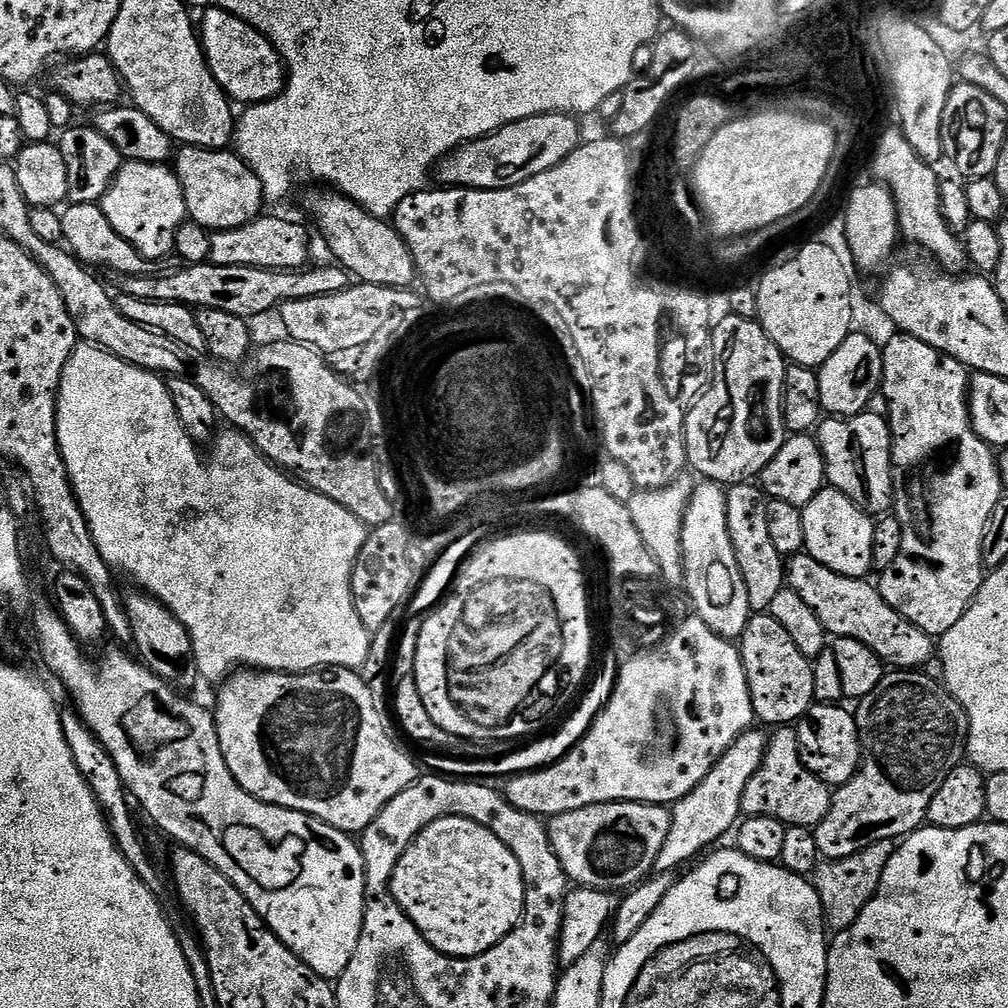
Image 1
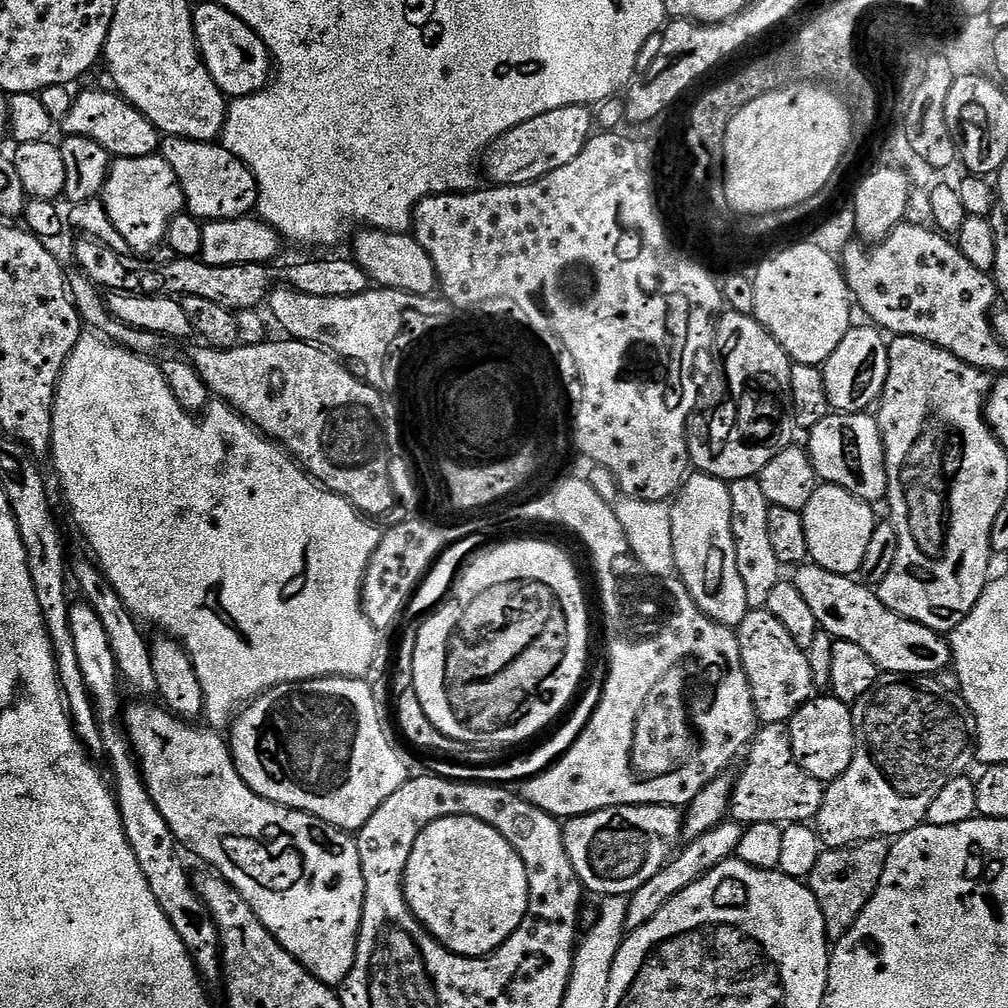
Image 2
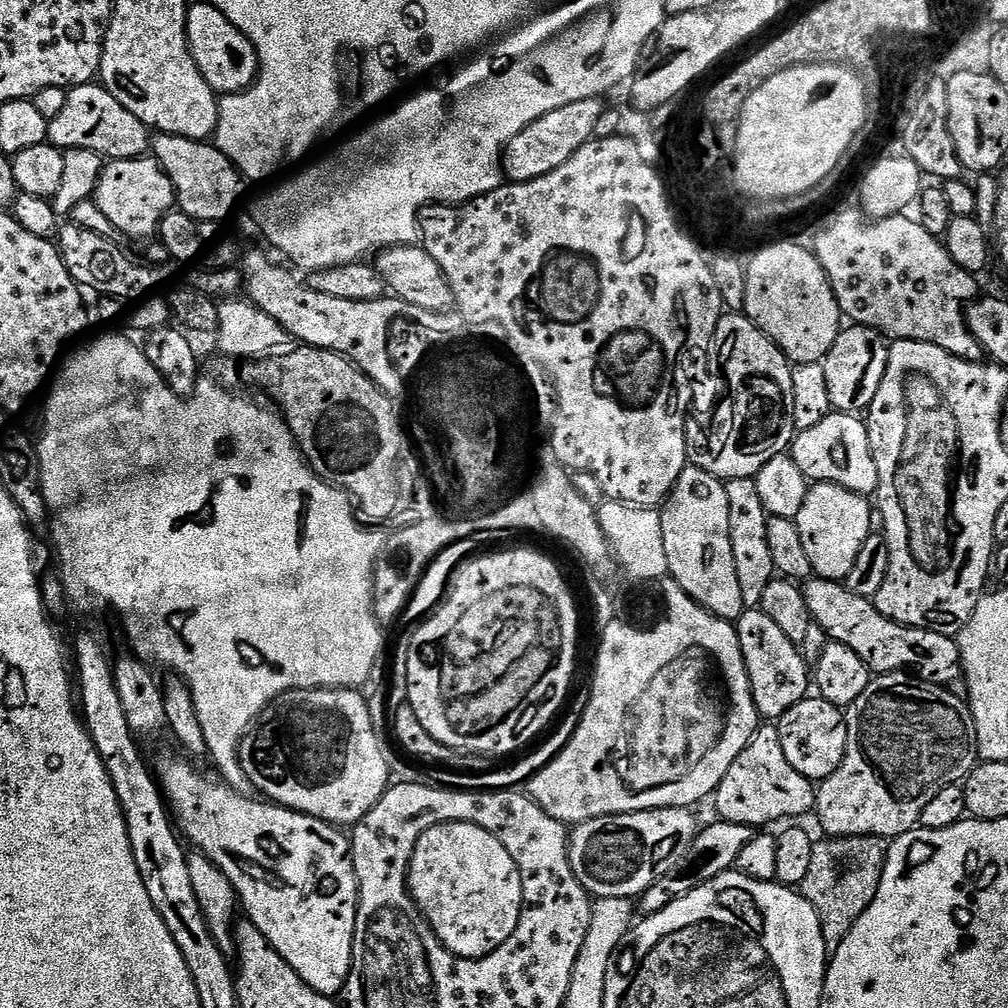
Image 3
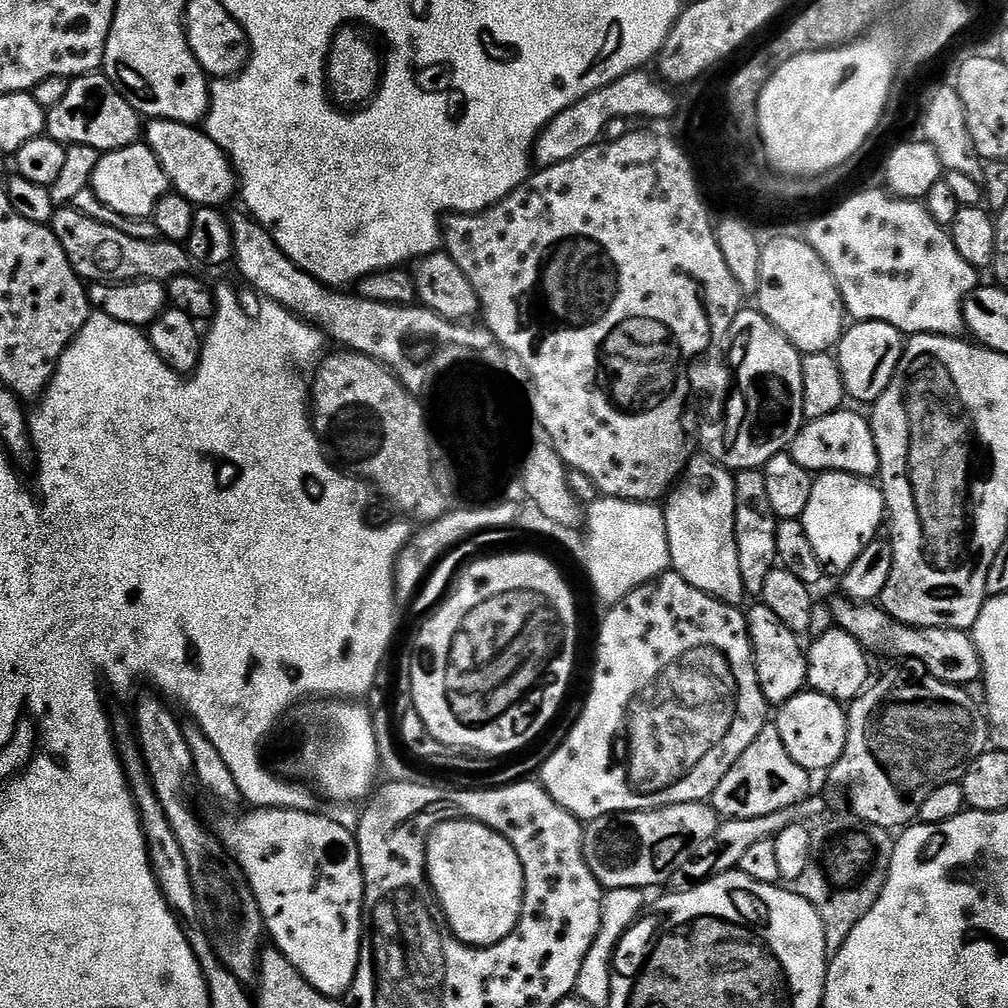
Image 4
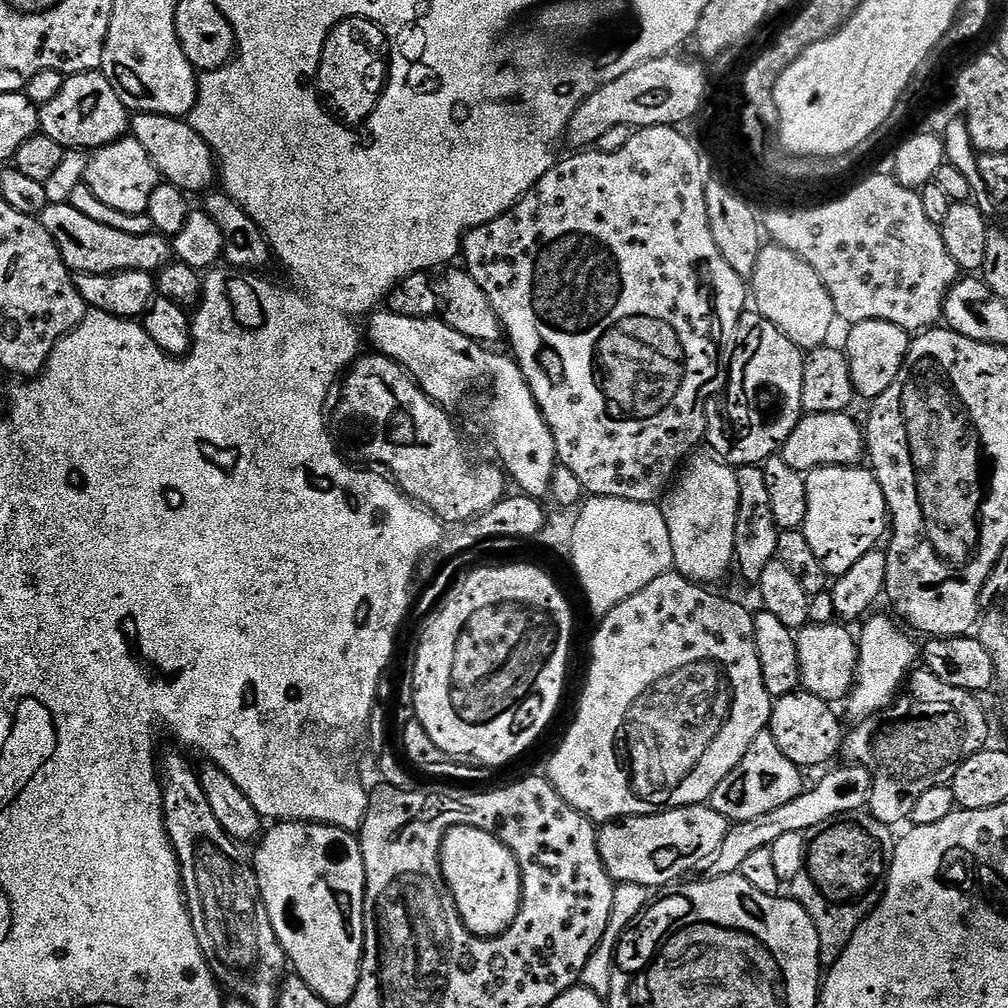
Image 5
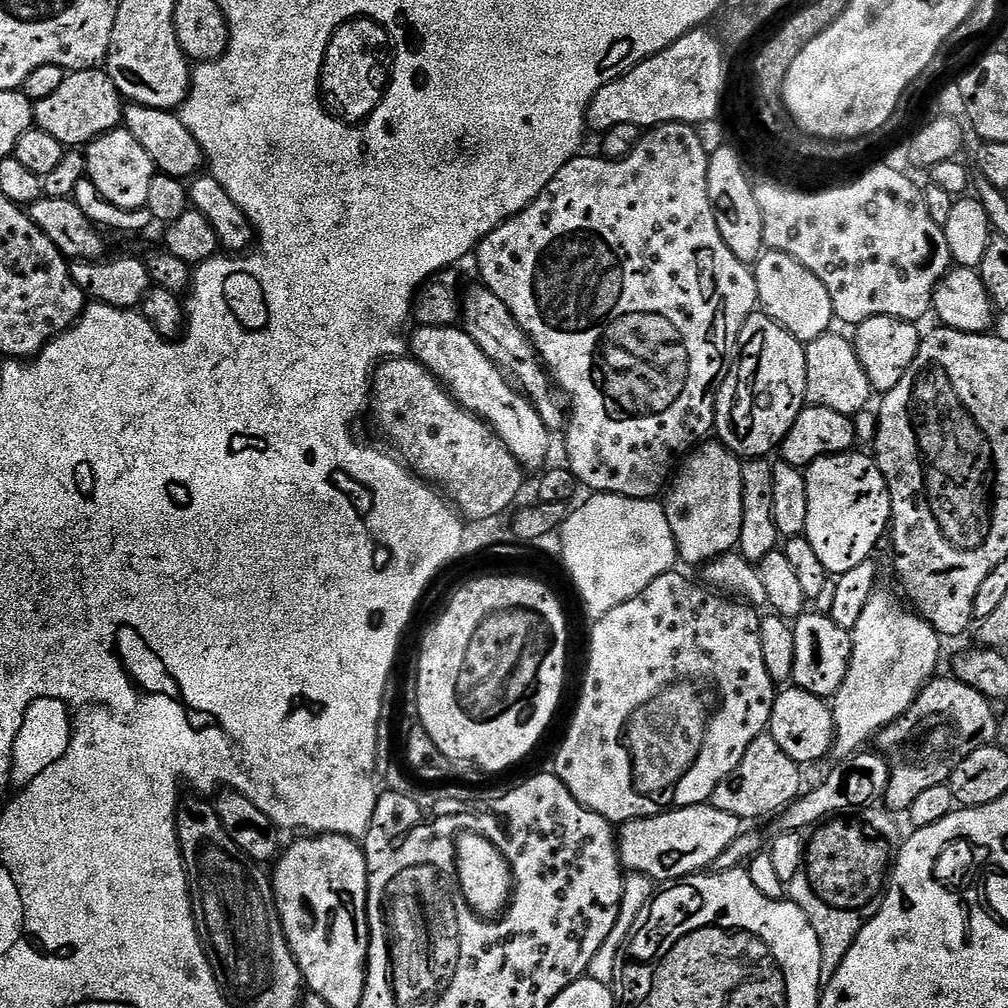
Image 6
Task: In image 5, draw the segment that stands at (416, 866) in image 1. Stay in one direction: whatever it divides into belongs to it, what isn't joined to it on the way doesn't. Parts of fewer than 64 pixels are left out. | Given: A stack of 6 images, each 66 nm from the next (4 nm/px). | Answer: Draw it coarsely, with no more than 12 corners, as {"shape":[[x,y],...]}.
{"shape":[[452,827],[440,866],[475,936],[500,936],[521,868],[500,839]]}

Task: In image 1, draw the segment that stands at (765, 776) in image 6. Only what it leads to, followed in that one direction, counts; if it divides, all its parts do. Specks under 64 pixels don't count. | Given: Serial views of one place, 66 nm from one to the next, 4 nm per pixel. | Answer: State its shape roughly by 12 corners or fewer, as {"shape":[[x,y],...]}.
{"shape":[[795,727],[771,733],[744,816],[815,829],[833,789],[802,762]]}

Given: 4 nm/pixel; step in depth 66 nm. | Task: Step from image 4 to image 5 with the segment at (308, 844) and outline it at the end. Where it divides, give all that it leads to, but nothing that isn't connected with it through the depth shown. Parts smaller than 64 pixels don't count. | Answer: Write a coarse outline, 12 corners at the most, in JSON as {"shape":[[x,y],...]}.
{"shape":[[276,822],[251,857],[287,963],[329,1006],[364,961],[353,833]]}

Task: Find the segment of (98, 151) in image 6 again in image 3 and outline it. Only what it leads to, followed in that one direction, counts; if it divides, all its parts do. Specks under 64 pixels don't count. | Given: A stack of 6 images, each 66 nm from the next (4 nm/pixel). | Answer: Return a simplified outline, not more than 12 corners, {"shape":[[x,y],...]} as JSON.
{"shape":[[151,155],[108,160],[94,203],[128,236],[157,235],[176,204]]}

